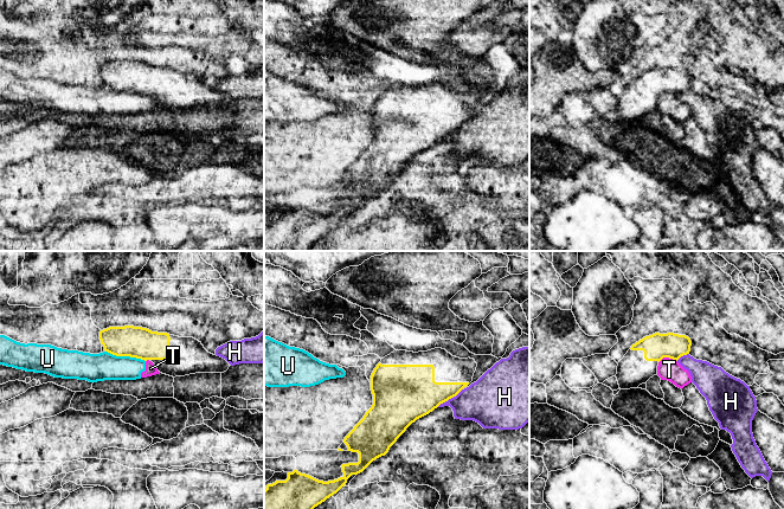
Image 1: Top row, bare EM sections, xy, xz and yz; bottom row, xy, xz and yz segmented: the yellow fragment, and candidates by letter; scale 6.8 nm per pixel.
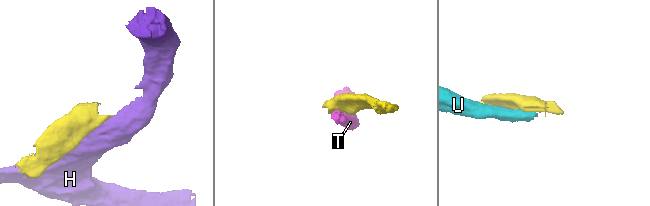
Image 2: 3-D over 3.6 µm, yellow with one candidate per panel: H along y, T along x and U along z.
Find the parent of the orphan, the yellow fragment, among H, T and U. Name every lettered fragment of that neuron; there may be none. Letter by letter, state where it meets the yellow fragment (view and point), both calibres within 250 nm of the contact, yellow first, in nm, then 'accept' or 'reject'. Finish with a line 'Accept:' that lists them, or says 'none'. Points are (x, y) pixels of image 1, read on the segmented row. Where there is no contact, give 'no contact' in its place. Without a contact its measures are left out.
H: xz (449, 398) | 340/300 nm | reject
T: yz (667, 356) | 180/150 nm | reject
U: xy (126, 355) | 220/190 nm | reject
Accept: none

